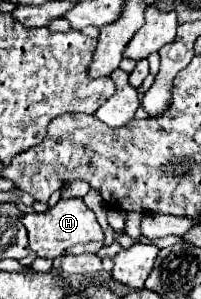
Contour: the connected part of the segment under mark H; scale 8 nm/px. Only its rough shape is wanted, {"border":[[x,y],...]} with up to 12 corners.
{"border":[[83,199],[21,215],[31,251],[55,259],[103,241]]}

